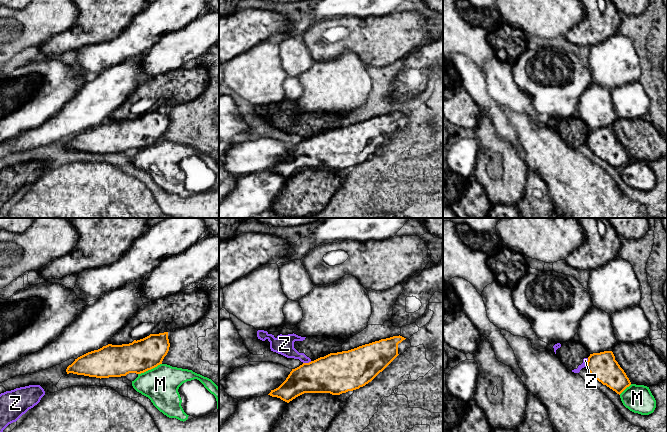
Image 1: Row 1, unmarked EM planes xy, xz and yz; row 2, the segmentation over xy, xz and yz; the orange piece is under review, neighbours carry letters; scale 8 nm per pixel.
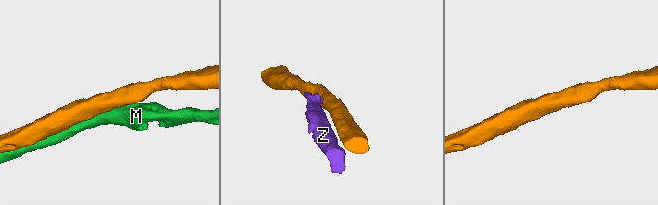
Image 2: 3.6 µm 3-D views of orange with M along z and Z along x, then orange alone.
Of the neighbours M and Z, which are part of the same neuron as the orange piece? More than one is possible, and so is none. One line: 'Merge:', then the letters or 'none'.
Merge: none

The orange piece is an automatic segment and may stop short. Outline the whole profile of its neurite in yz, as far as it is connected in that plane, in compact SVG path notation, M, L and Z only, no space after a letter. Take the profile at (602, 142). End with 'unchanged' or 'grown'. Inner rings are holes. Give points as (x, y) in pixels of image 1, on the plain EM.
M612 127L590 130L586 143L596 156L619 171L631 161L626 149L615 136Z; unchanged

